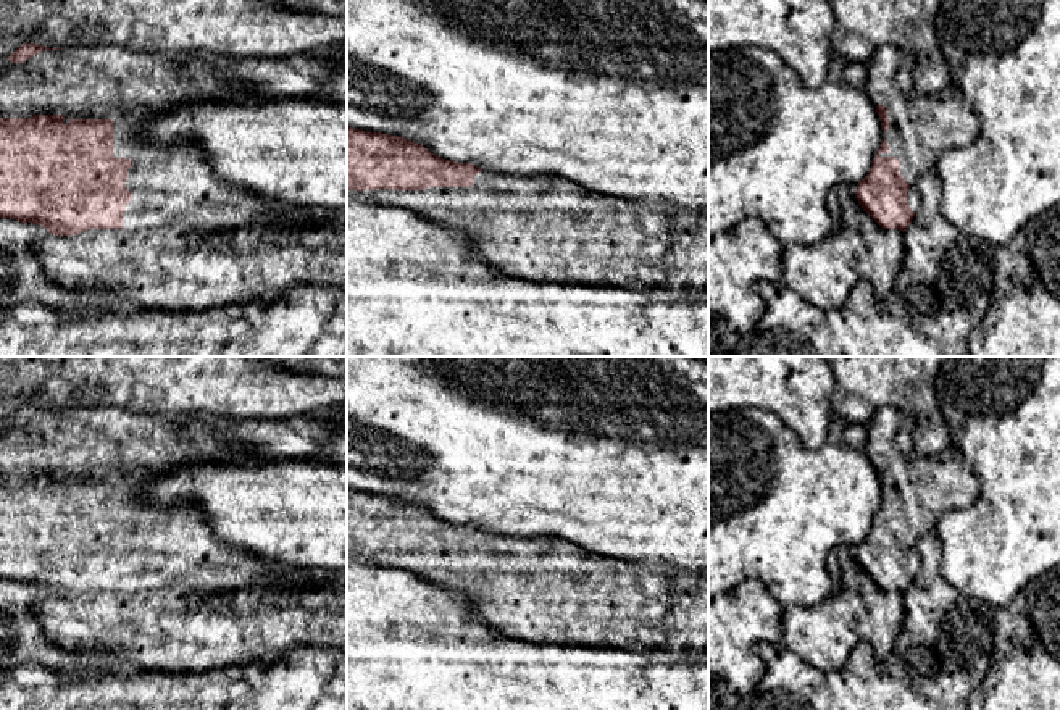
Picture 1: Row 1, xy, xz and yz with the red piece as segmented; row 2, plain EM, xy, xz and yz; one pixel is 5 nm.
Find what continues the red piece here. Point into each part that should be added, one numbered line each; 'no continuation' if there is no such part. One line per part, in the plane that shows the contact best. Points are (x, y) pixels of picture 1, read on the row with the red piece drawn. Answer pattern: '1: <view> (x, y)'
1: xy (173, 186)

